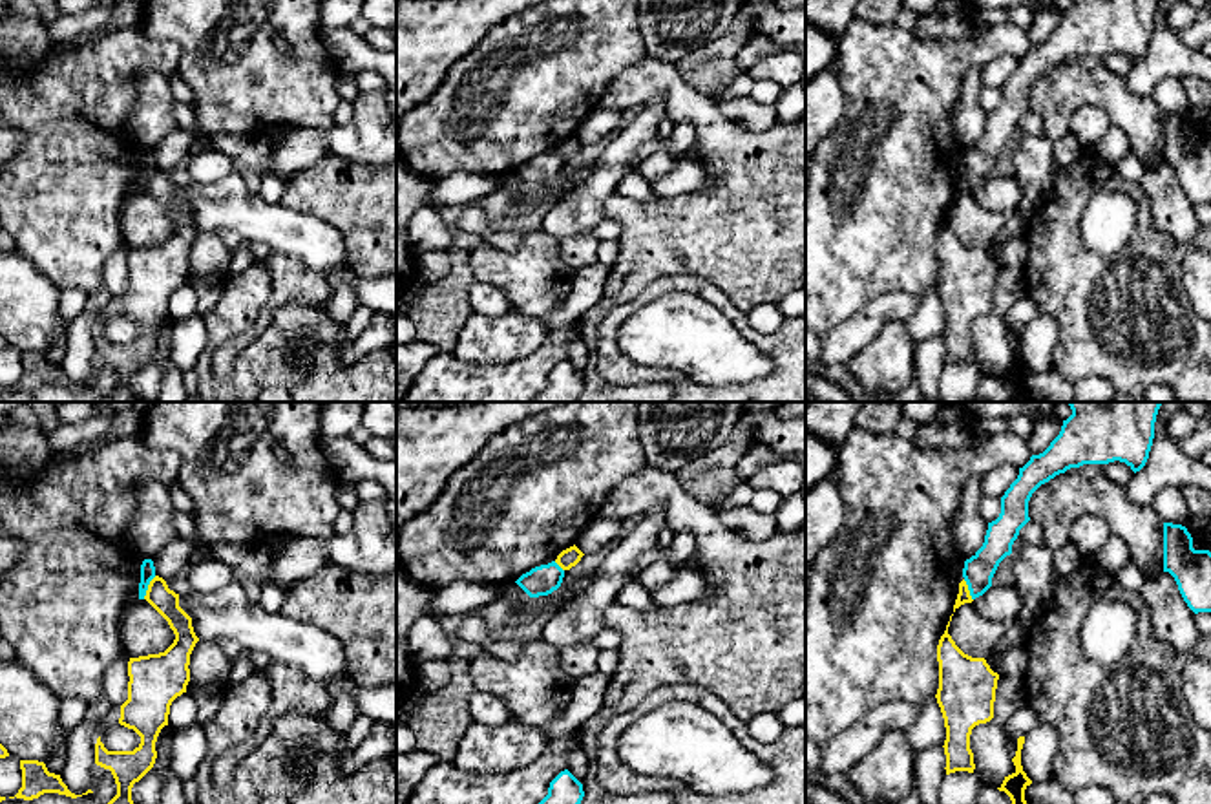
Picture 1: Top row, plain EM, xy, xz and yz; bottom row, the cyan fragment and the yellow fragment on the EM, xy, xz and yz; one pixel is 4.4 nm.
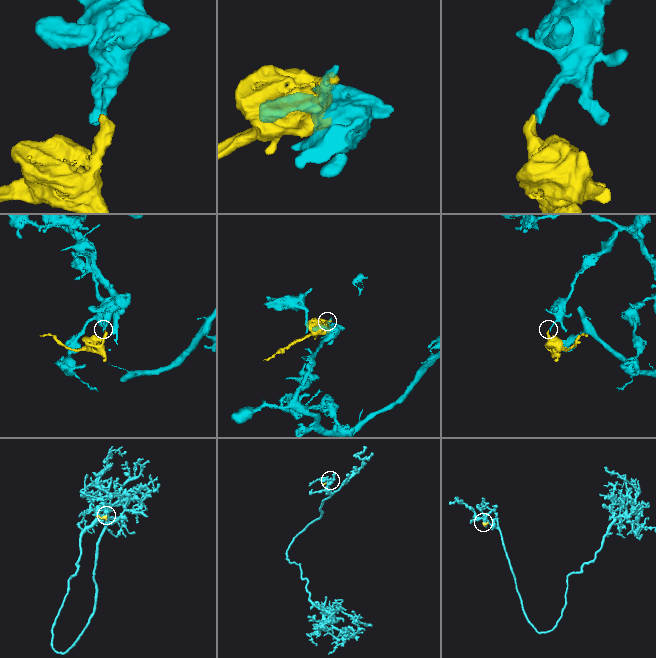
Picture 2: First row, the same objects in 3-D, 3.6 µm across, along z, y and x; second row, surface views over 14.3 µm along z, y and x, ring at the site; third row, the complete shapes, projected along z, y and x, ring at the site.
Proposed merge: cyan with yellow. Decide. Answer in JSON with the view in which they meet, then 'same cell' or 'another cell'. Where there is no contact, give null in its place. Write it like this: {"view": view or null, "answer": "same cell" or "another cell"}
{"view": "xy", "answer": "another cell"}

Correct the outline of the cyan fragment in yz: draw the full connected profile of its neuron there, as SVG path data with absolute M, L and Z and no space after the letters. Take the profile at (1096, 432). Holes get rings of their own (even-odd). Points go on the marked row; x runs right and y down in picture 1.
M1067 402L1072 415L1063 420L1050 446L1019 468L1017 479L1001 497L1001 513L988 523L983 546L964 561L963 577L972 599L992 587L999 563L1012 554L1019 530L1030 521L1028 501L1050 479L1083 464L1125 462L1140 471L1154 439L1162 402Z

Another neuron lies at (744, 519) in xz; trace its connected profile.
M749 504L720 508L712 506L720 523L749 539L767 539L776 532L776 517L753 510Z

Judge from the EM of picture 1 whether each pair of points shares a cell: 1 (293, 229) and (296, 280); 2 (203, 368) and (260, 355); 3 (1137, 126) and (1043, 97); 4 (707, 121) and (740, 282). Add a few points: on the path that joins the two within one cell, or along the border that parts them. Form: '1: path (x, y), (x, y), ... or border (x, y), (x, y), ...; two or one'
1: border (265, 249), (296, 258), (331, 284); two
2: path (216, 382), (232, 382), (245, 370); one
3: path (1113, 103), (1105, 95), (1067, 95); one
4: path (738, 161), (740, 242); one

